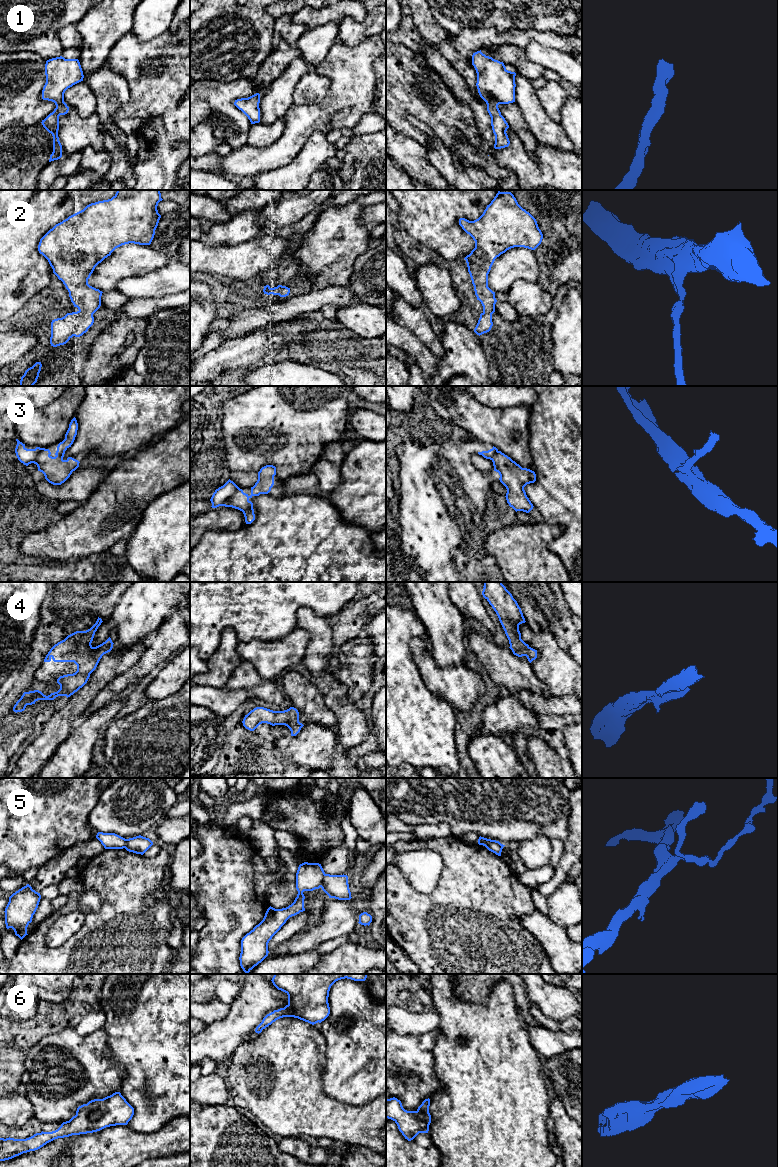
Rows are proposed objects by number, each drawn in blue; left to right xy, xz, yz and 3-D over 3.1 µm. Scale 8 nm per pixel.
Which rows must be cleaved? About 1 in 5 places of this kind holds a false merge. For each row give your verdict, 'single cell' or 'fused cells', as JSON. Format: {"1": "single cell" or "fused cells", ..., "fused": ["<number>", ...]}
{"1": "single cell", "2": "single cell", "3": "fused cells", "4": "single cell", "5": "fused cells", "6": "single cell", "fused": ["3", "5"]}

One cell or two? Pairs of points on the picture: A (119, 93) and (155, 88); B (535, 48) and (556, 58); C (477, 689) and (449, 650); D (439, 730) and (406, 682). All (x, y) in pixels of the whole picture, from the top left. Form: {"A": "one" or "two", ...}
{"A": "two", "B": "one", "C": "two", "D": "one"}

